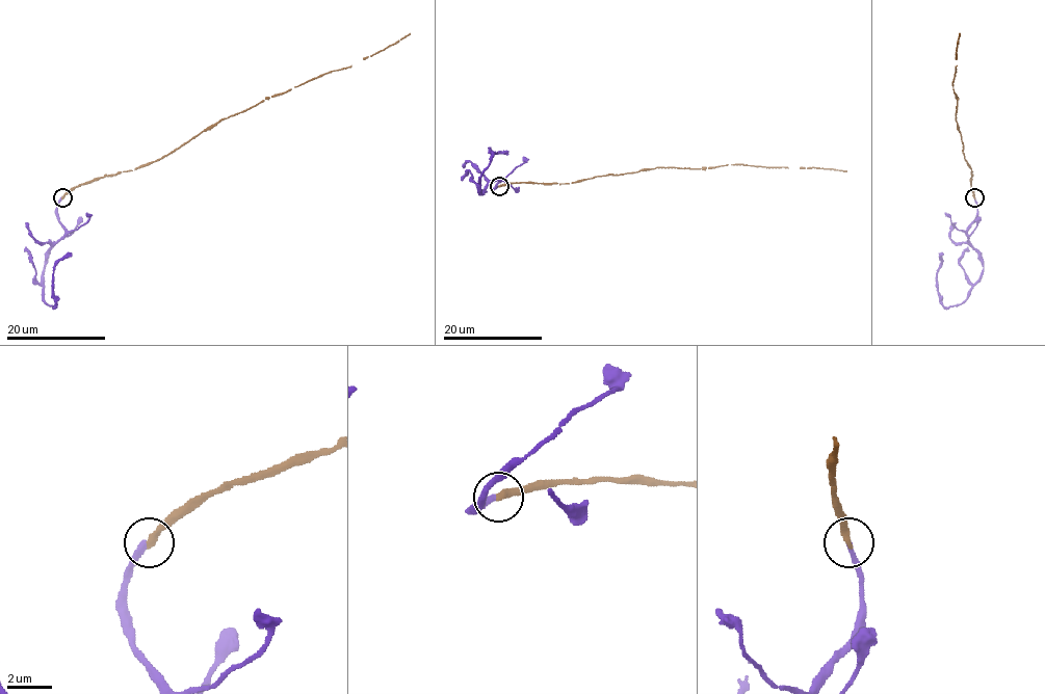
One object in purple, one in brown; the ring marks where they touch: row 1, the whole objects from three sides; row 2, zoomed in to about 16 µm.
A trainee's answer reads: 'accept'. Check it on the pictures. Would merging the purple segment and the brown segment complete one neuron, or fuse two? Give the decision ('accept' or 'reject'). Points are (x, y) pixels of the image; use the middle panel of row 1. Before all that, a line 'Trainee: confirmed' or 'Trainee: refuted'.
Trainee: confirmed
accept

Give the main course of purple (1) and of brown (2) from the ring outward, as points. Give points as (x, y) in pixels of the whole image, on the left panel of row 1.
1: (61, 197), (57, 219), (64, 235), (47, 252), (44, 266), (43, 300), (54, 308), (52, 269), (71, 252)
2: (62, 197), (77, 186), (151, 164), (220, 121), (329, 73), (346, 69), (410, 32)

